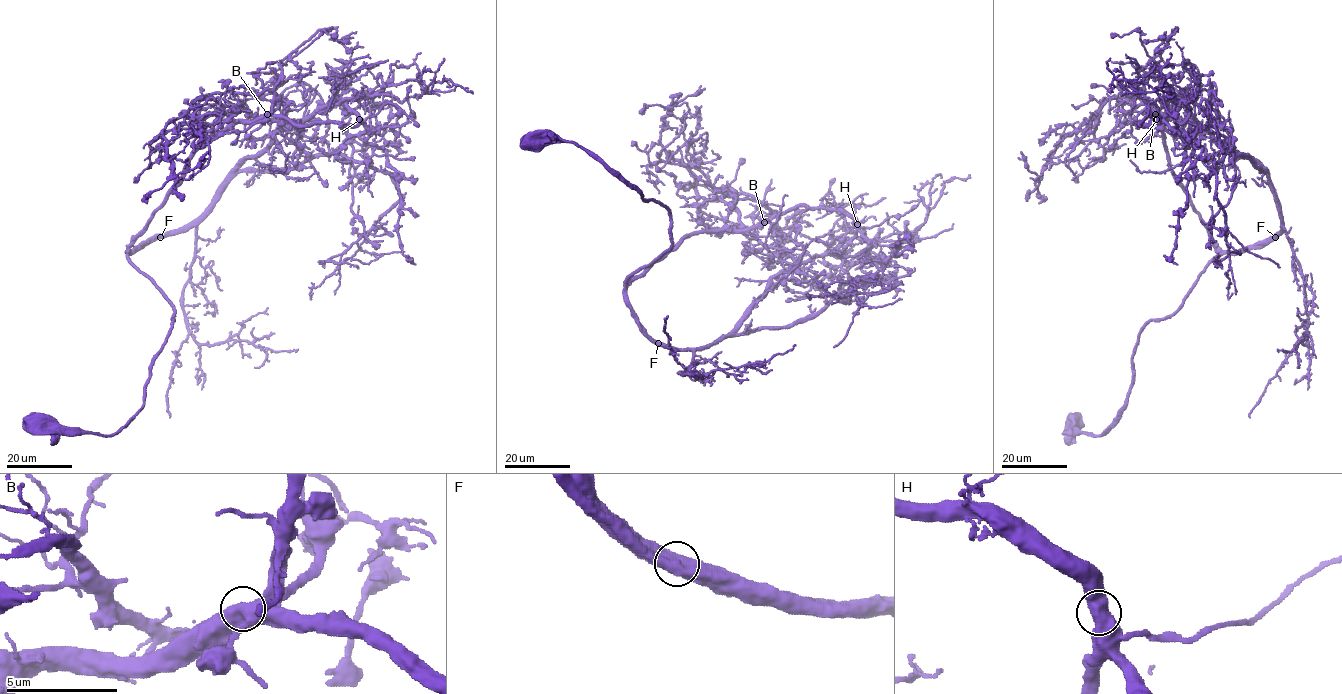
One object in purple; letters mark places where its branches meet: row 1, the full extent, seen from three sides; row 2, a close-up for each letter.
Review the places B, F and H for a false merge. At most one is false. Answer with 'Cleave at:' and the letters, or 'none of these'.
Cleave at: none of these

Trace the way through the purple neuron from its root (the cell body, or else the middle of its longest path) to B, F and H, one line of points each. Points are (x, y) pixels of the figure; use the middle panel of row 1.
B: (535, 141), (576, 143), (669, 211), (671, 246), (625, 286), (683, 238), (764, 222)
F: (535, 141), (576, 143), (669, 211), (671, 246), (626, 282), (626, 304), (658, 343)
H: (535, 141), (576, 143), (669, 211), (671, 246), (625, 286), (700, 232), (799, 206), (856, 224)

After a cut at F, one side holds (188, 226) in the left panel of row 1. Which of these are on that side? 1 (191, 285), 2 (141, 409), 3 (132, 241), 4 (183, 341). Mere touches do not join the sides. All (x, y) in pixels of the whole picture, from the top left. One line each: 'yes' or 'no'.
1: yes
2: no
3: yes
4: yes

